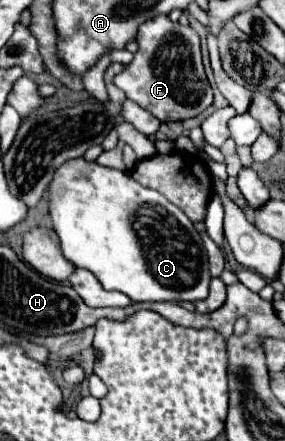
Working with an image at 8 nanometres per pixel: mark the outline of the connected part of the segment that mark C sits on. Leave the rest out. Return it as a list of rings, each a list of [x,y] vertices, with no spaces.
[[[82,157],[60,165],[48,189],[48,211],[64,257],[76,267],[88,269],[104,289],[120,291],[132,301],[198,301],[208,297],[210,273],[204,243],[192,221],[164,195],[142,187],[126,171],[102,167]]]

